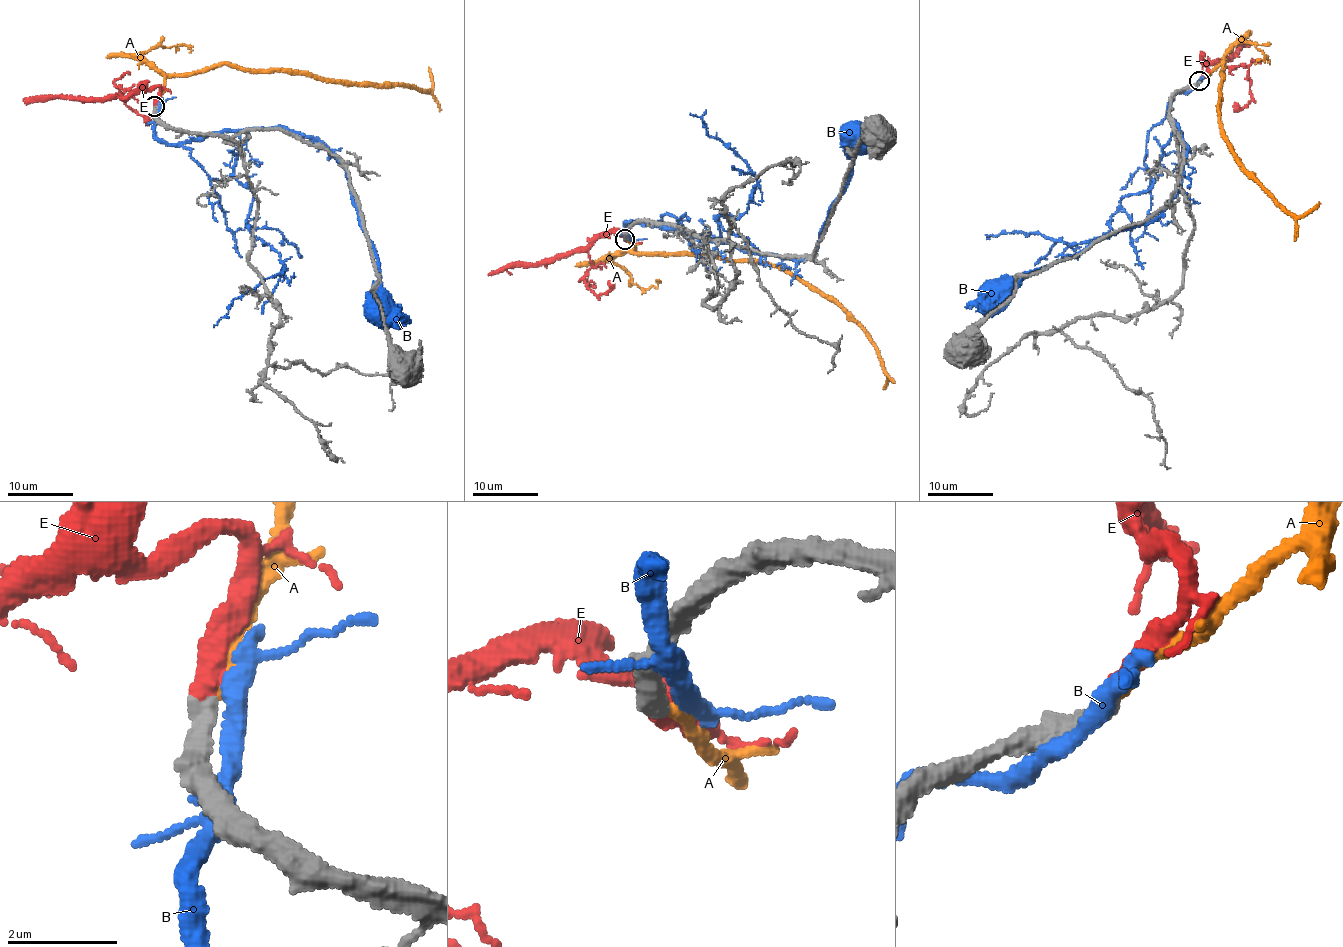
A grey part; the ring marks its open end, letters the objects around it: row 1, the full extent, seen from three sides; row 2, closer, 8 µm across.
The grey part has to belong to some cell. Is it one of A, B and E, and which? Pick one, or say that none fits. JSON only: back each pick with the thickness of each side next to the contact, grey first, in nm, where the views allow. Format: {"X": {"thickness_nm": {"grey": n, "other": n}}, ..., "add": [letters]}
{"E": {"thickness_nm": {"grey": 380, "other": 380}}, "add": ["E"]}

